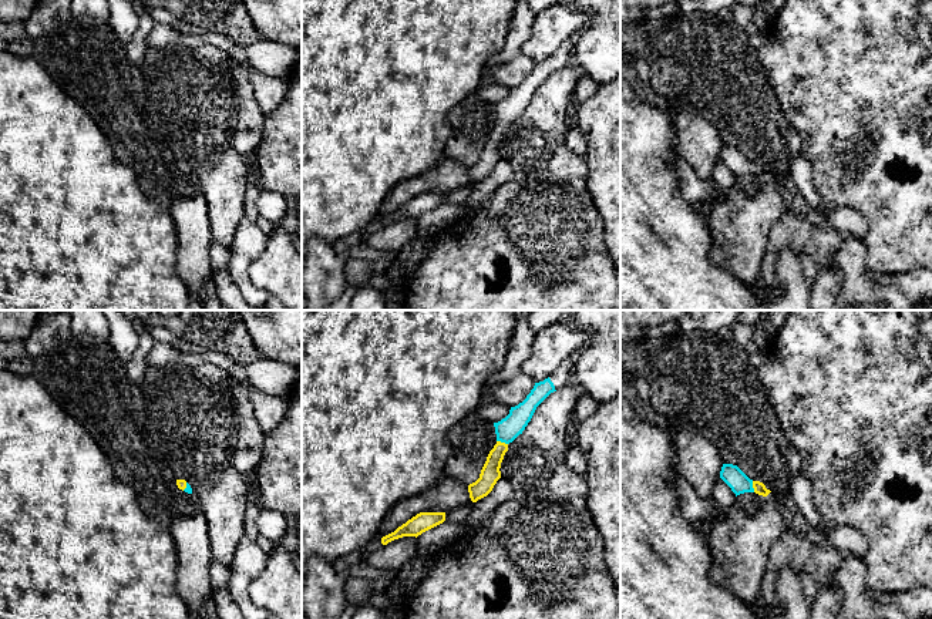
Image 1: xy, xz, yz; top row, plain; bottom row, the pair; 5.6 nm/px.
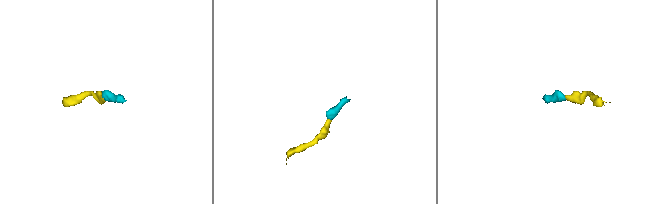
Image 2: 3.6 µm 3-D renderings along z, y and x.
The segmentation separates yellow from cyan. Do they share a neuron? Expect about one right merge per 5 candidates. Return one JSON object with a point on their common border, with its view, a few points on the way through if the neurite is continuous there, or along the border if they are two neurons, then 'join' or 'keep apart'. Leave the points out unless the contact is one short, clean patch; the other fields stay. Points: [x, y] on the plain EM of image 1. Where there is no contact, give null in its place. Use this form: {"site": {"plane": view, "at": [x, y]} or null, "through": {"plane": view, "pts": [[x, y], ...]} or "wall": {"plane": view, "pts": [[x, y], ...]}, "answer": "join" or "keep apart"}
{"site": {"plane": "xz", "at": [502, 124]}, "through": {"plane": "xz", "pts": [[490, 155], [493, 143], [502, 124], [508, 110]]}, "answer": "join"}

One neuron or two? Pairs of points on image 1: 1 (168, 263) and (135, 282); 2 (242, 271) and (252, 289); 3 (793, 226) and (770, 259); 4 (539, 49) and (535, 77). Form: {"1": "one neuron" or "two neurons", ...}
{"1": "one neuron", "2": "one neuron", "3": "one neuron", "4": "two neurons"}

